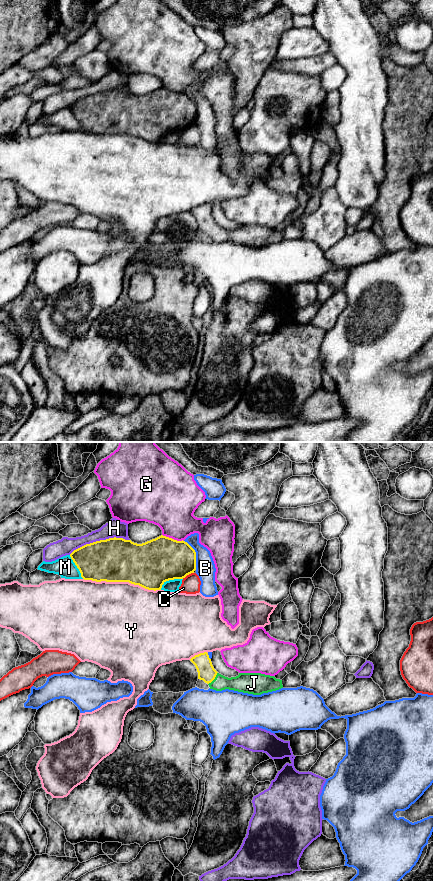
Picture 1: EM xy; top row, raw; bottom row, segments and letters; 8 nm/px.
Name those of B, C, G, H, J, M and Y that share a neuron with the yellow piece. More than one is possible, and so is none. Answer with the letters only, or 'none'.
J

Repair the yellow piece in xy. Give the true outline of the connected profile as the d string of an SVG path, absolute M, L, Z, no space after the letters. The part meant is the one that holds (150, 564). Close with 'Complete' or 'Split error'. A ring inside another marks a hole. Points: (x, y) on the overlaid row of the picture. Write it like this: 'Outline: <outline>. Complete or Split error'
Outline: M159 536L142 544L123 538L109 538L86 544L70 554L71 559L79 569L84 580L96 582L129 582L148 590L161 590L162 585L169 580L183 579L196 570L196 552L185 541L177 541L166 536Z. Complete

